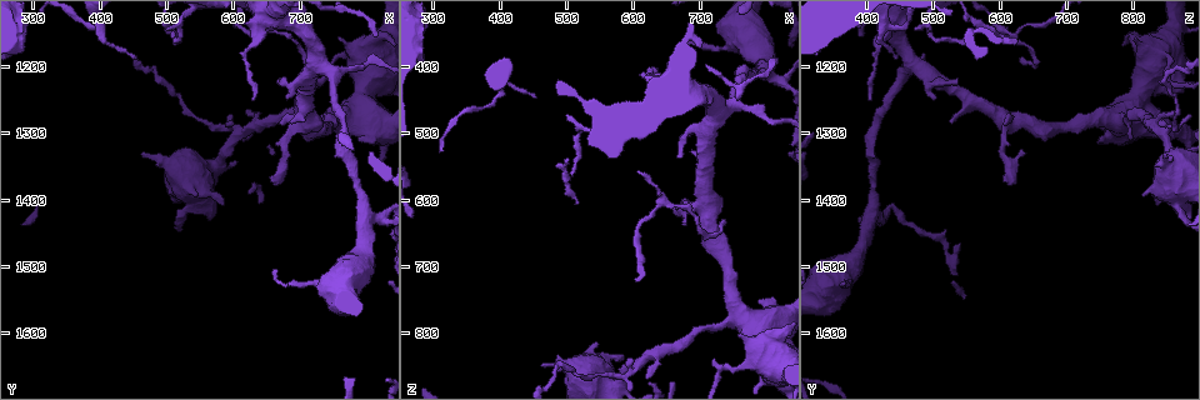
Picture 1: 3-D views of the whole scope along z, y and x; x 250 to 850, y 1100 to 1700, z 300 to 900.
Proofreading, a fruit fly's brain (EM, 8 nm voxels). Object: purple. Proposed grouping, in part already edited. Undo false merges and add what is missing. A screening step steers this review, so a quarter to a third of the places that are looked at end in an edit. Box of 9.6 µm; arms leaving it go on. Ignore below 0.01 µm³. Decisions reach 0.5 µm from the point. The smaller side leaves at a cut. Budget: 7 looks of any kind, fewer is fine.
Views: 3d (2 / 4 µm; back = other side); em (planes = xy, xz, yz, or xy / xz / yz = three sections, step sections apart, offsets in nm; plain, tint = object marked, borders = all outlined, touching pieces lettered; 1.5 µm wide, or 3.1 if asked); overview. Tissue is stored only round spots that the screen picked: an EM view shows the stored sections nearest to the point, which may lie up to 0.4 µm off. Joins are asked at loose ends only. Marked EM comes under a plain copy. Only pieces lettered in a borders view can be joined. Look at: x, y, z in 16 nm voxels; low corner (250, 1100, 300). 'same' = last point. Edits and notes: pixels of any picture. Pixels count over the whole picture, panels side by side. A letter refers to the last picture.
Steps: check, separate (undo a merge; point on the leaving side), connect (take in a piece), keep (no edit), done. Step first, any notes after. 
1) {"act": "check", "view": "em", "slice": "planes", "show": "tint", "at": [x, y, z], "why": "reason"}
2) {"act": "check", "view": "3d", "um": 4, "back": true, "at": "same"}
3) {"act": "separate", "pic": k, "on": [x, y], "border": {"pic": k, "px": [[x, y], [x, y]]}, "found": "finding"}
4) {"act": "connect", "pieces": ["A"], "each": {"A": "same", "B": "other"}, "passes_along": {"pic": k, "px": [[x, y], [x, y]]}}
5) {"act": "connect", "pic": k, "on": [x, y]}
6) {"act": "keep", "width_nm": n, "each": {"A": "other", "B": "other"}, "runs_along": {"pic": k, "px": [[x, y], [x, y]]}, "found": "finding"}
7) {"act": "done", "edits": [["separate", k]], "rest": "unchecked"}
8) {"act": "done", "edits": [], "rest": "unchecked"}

{"act": "check", "view": "3d", "um": 4, "at": [625, 1265, 865], "why": "branch stops here"}

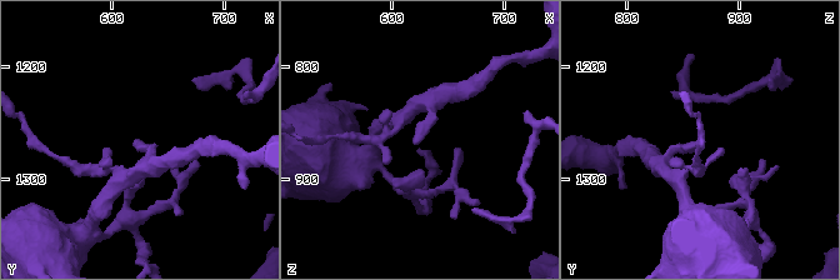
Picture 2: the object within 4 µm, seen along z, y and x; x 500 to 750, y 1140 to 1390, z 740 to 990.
{"act": "check", "view": "em", "slice": "planes", "show": "borders", "at": [622, 1268, 866], "why": "need the tissue"}

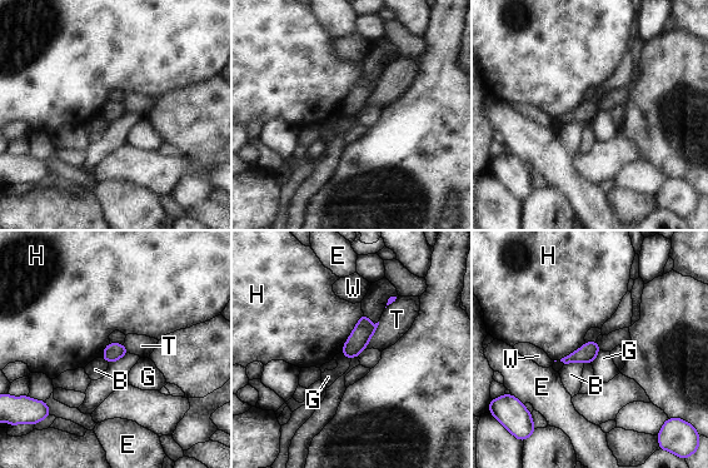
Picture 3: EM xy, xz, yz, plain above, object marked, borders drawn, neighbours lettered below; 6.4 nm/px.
{"act": "keep", "each": {"B": "other", "E": "other", "G": "other", "H": "other", "T": "other", "W": "other"}, "found": "none of them fits"}

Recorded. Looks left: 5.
{"act": "check", "view": "em", "slice": "yz", "step": 4, "show": "tint", "at": [795, 1310, 750], "why": "free end"}

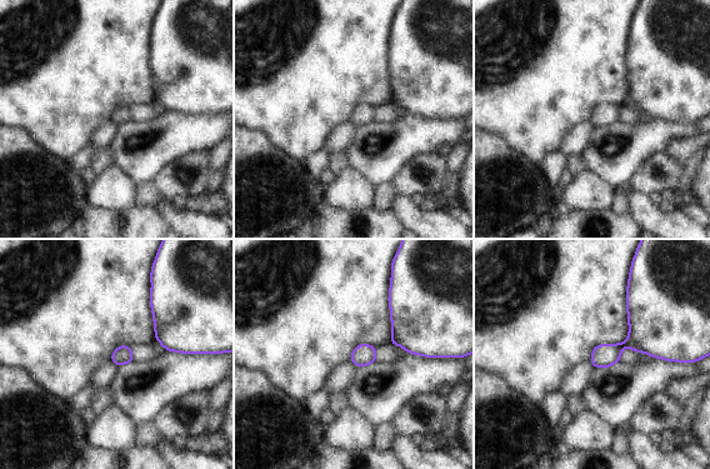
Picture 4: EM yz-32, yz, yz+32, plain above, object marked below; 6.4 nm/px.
{"act": "check", "view": "em", "slice": "planes", "show": "borders", "at": "same"}

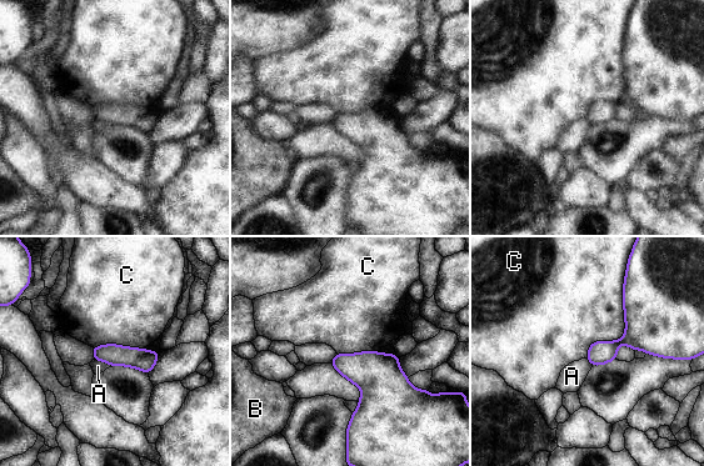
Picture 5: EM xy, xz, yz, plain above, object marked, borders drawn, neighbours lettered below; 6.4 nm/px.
{"act": "keep", "each": {"A": "other", "B": "other", "C": "other"}, "runs_along": {"pic": 5, "px": [[95, 350], [123, 356], [155, 355]]}, "found": "none of them fits"}

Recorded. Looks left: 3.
{"act": "check", "view": "3d", "um": 2, "at": [685, 1525, 365], "why": "thin end"}

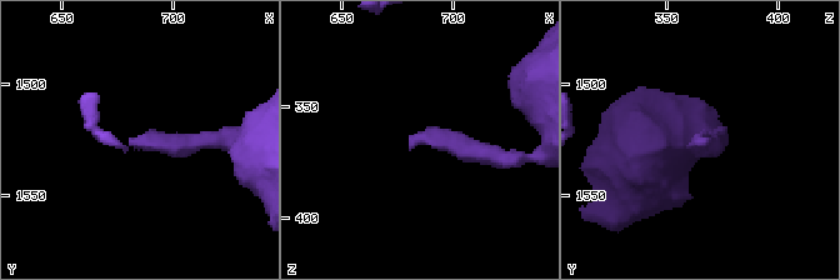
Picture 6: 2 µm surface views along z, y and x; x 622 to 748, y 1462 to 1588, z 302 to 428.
{"act": "check", "view": "em", "slice": "planes", "show": "borders", "at": [680, 1526, 368], "why": "need the tissue"}

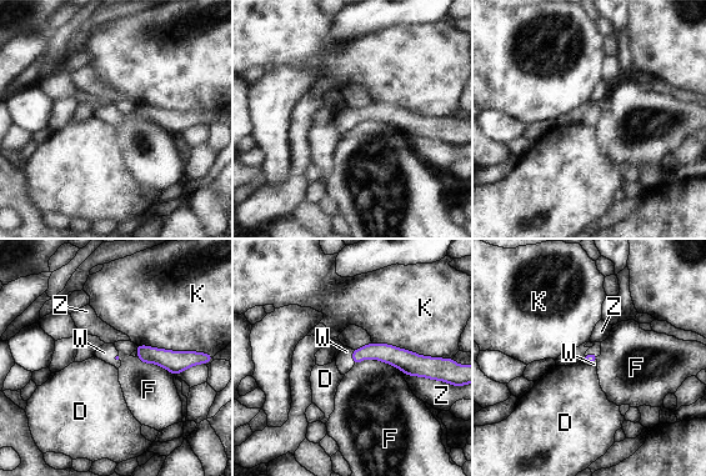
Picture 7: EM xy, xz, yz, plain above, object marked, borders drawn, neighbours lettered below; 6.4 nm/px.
{"act": "connect", "pieces": ["W"], "longest_contact_nm": ["K", 460], "each": {"D": "other", "F": "other", "K": "other", "W": "same", "Z": "other"}, "passes_along": {"pic": 7, "px": [[389, 354], [352, 357], [344, 360]]}, "found": "the neuron continues"}

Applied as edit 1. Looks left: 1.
{"act": "done", "edits": [["connect", 7]], "rest": "unchecked"}

